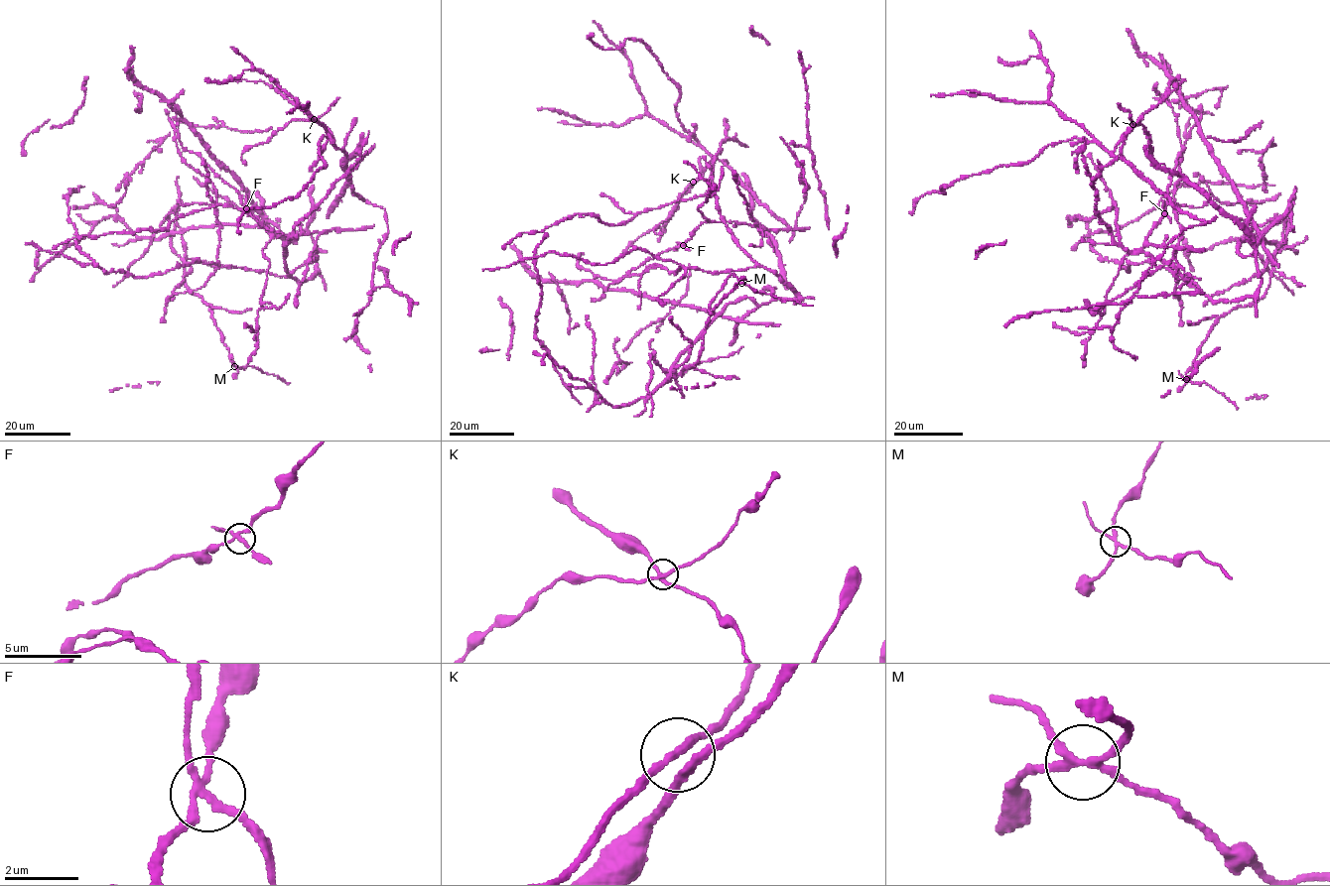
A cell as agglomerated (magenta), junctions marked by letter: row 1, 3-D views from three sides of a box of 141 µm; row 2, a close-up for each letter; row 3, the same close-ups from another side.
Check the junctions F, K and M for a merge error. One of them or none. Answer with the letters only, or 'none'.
M

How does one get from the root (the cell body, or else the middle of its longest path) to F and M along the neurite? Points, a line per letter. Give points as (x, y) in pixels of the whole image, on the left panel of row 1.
F: (222, 266), (216, 259), (216, 189), (186, 163), (181, 152), (194, 152), (202, 159), (238, 192), (246, 208)
M: (222, 266), (302, 281), (317, 247), (307, 230), (258, 226), (169, 235), (235, 366)

